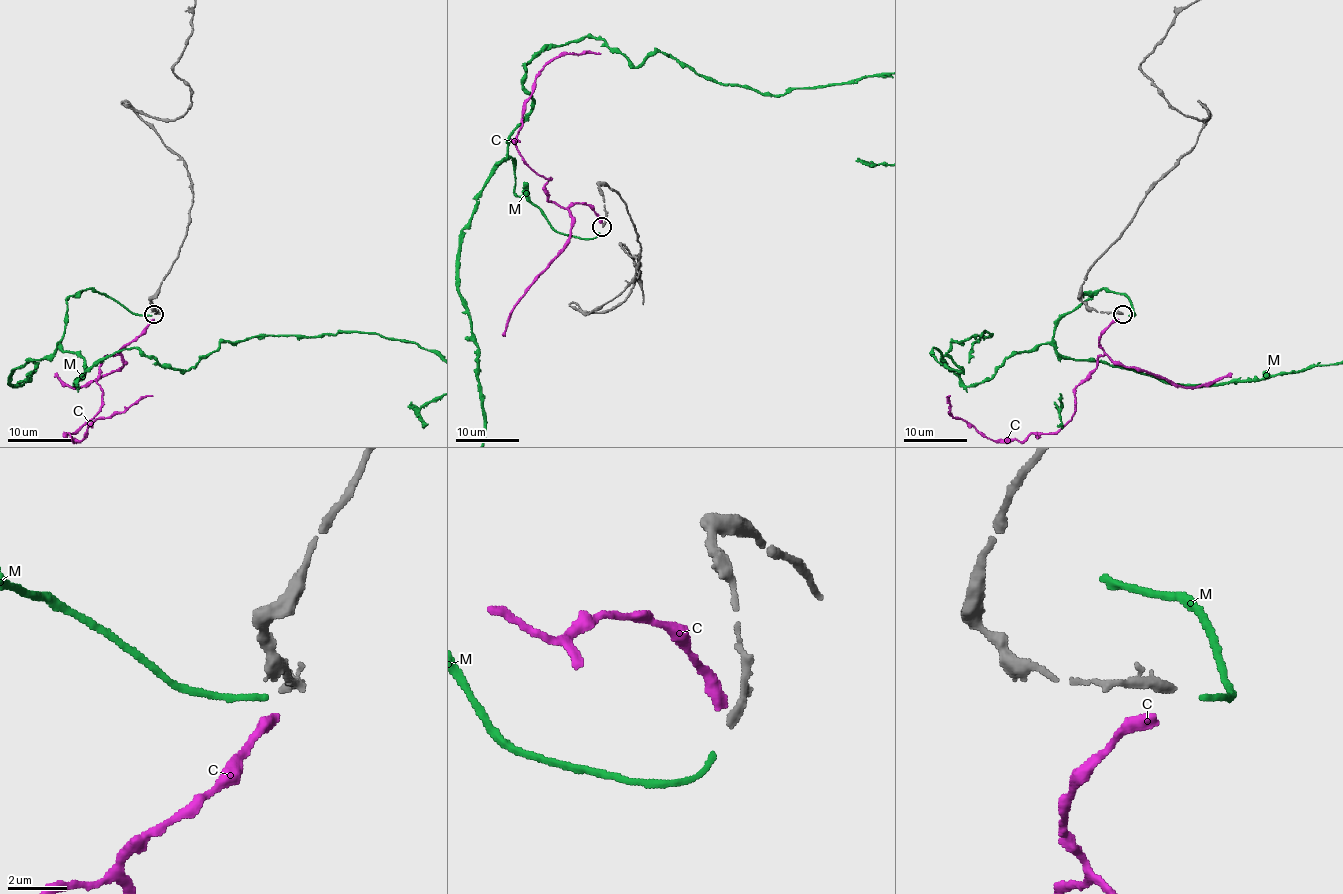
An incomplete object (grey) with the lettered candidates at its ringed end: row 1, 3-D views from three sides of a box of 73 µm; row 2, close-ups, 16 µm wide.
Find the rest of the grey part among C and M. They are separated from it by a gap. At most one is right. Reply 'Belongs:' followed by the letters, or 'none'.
Belongs: M

